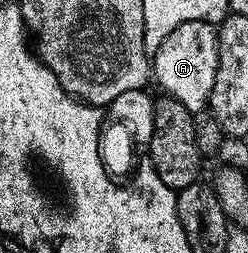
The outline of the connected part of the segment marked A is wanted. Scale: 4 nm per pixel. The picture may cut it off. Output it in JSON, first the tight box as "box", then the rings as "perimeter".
{"box":[150,21,218,115],"perimeter":[[[187,21],[182,27],[174,27],[170,35],[158,47],[150,61],[154,81],[161,85],[167,96],[178,99],[193,115],[208,109],[210,91],[214,91],[214,79],[218,71],[218,29],[211,21]]]}

